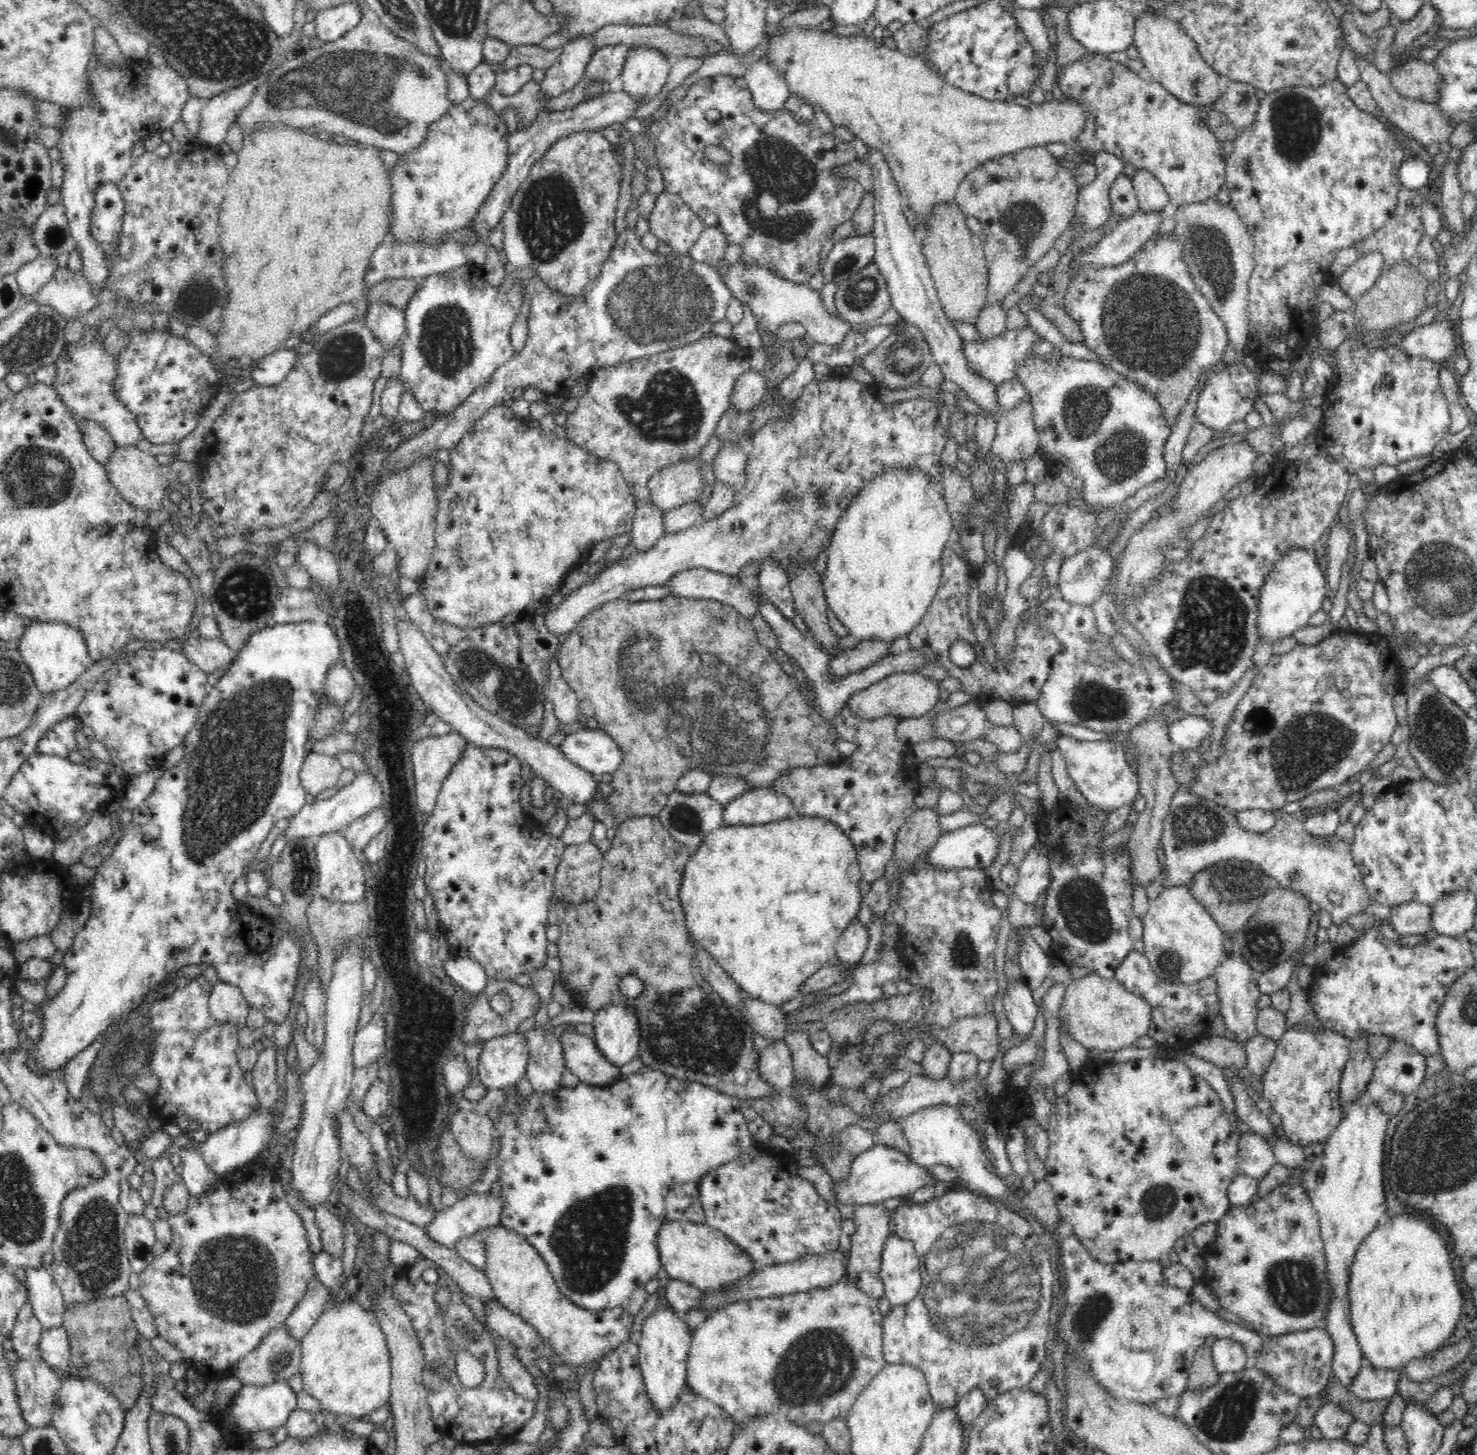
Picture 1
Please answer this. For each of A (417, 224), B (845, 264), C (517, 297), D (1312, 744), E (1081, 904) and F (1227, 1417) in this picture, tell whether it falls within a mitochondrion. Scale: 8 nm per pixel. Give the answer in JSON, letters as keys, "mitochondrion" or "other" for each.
{"A":"mitochondrion","B":"mitochondrion","C":"other","D":"mitochondrion","E":"mitochondrion","F":"mitochondrion"}

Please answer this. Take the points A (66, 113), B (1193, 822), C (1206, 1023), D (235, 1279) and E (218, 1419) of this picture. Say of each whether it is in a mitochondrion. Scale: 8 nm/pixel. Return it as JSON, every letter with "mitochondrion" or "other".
{"A":"other","B":"mitochondrion","C":"other","D":"mitochondrion","E":"other"}

